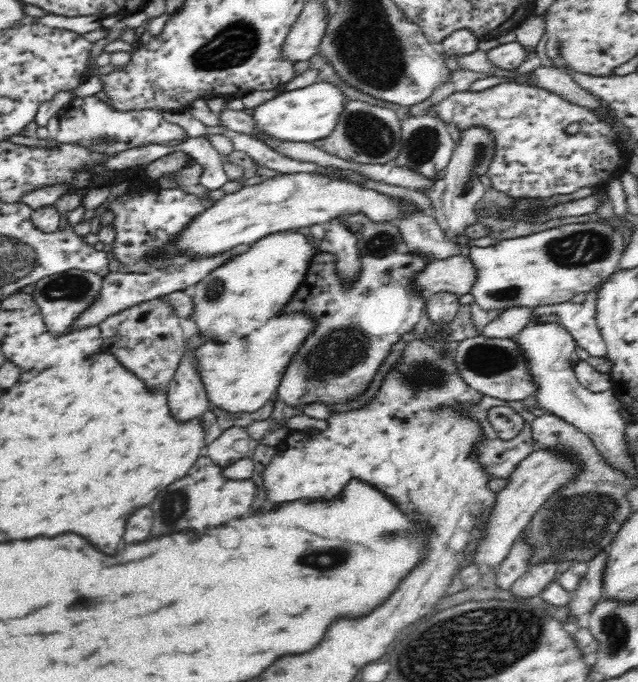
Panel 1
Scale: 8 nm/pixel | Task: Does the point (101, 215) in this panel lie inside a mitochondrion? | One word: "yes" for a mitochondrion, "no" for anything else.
no

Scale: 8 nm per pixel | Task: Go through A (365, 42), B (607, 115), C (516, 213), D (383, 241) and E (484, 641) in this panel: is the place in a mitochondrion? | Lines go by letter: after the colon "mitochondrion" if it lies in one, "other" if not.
A: mitochondrion
B: other
C: other
D: mitochondrion
E: mitochondrion

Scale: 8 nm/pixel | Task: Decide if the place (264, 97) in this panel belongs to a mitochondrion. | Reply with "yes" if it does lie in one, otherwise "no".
no

